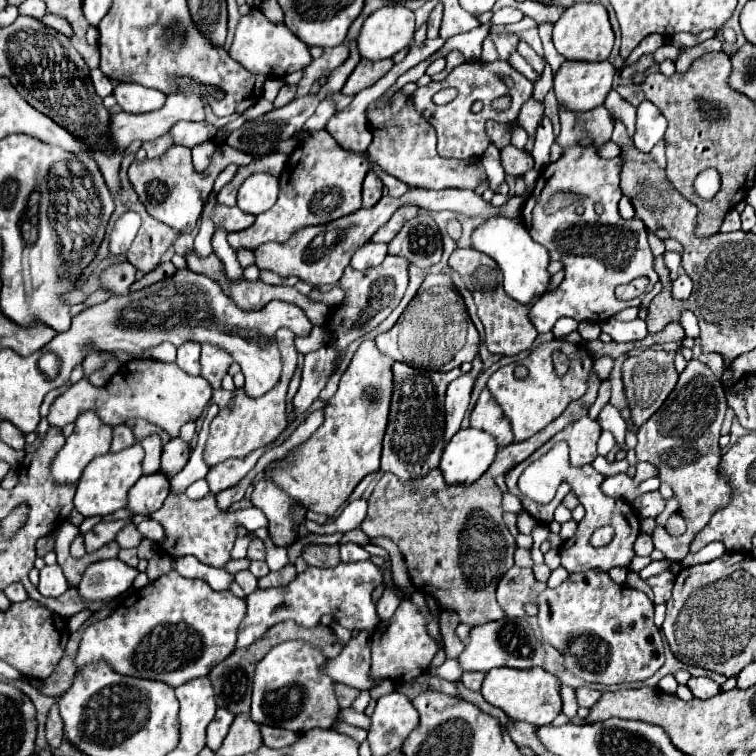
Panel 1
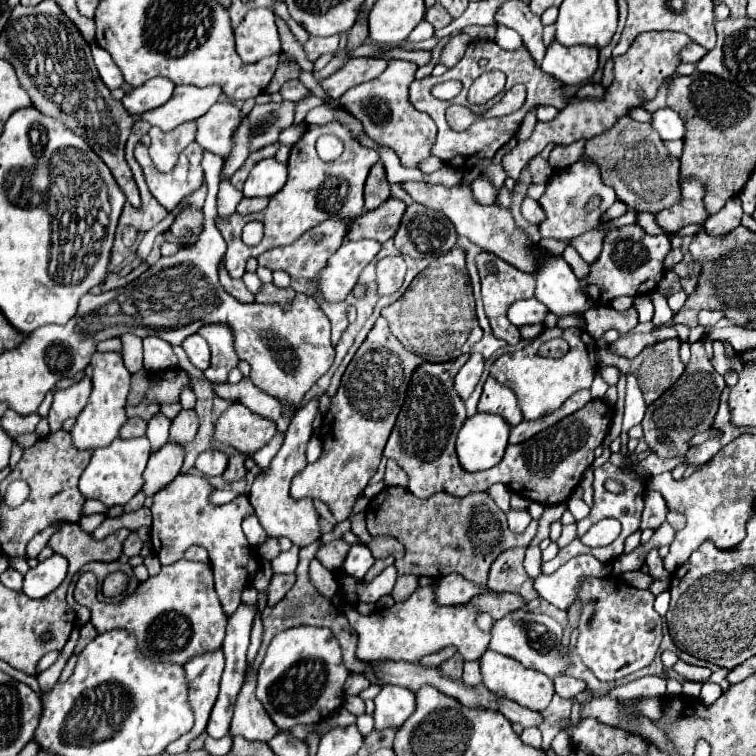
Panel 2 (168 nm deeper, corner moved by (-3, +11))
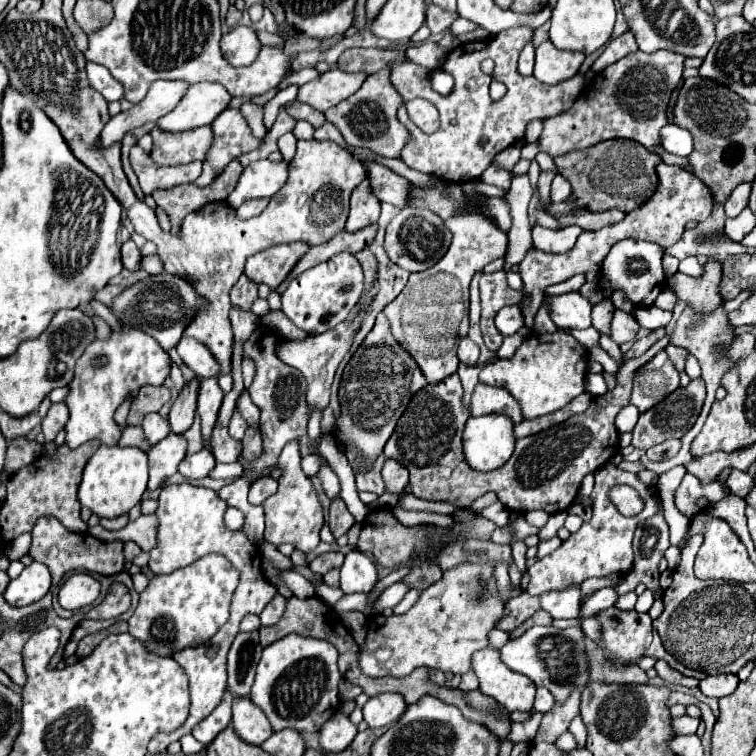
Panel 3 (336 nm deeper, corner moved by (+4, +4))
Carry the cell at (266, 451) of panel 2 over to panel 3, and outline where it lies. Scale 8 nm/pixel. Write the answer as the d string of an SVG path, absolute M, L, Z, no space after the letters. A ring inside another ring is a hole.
M261 477L257 479L251 489L249 489L249 503L253 505L261 505L269 495L273 495L277 491L277 481L273 477Z

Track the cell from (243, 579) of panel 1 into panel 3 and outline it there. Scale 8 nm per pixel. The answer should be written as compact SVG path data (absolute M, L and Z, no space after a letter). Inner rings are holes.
M250 698L233 699L231 727L245 743L251 745L261 745L267 737L273 735L273 729L265 713Z

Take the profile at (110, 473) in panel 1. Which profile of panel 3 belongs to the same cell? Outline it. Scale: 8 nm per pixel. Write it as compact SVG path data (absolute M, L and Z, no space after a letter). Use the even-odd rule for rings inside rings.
M101 445L95 455L87 461L79 485L79 501L99 517L119 517L129 513L133 505L141 501L147 489L147 453L137 447L107 447Z

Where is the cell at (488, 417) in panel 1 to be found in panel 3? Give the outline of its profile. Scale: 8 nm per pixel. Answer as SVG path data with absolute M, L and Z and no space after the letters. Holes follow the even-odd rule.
M479 383L471 397L471 415L481 417L481 415L493 415L493 413L507 415L513 423L523 421L519 403L511 397L509 391Z

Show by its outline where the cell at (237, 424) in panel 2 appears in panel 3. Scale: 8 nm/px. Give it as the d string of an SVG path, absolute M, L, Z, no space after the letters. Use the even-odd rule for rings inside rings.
M233 413L231 417L231 423L229 423L229 435L235 439L235 441L241 441L245 437L245 431L249 429L247 421L239 415L239 413Z

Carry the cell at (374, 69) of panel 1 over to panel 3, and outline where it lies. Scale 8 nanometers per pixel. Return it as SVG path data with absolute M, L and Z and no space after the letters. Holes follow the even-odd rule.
M331 69L323 73L319 79L301 85L297 99L325 113L329 107L353 95L363 85L365 79L367 73L347 73L341 69Z

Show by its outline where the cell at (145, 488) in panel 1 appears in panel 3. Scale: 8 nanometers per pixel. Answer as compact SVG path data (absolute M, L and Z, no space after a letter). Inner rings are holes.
M167 435L163 441L149 449L149 491L161 487L173 473L177 473L179 463L187 451L187 441L183 435Z

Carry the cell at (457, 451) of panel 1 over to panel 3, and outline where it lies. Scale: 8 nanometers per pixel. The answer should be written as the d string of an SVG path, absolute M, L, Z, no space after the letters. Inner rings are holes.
M505 415L469 417L463 431L463 455L475 471L493 471L511 457L513 423Z

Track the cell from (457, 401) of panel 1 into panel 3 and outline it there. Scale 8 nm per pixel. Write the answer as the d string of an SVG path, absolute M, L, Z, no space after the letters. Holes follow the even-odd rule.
M463 337L463 339L459 341L457 355L459 355L459 359L461 359L465 365L473 367L473 365L477 365L477 359L479 359L479 347L477 347L473 341L469 341L469 337Z

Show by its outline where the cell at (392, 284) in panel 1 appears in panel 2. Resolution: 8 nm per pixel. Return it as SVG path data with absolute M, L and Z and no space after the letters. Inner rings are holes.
M402 256L382 258L376 264L376 270L378 270L378 294L380 296L394 294L402 286L402 282L404 282L406 262L402 260Z

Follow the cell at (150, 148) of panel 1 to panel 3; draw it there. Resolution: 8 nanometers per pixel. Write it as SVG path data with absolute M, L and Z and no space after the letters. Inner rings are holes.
M205 125L183 133L167 133L153 127L151 137L153 137L151 159L157 165L181 165L191 163L195 159L203 161L213 135L211 129Z

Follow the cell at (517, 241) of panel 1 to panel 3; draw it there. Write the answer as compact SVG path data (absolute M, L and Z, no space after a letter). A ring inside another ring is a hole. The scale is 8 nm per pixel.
M581 293L543 295L543 305L549 307L551 321L561 329L591 327L591 303Z

